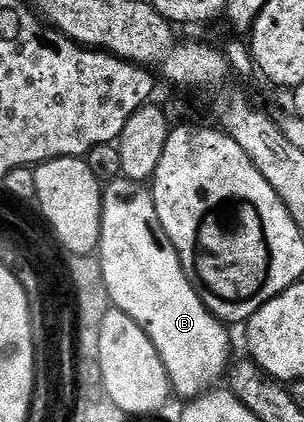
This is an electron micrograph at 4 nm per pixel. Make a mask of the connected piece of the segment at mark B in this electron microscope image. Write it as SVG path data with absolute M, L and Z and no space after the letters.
M124 179L116 181L104 186L101 211L99 264L101 279L105 283L110 302L128 317L135 319L139 327L143 327L155 351L159 351L163 359L163 367L167 371L169 384L176 396L177 393L181 397L189 397L185 399L200 399L206 396L212 390L209 388L219 384L225 372L225 376L230 372L228 333L230 330L201 302L201 296L186 275L185 268L181 266L181 260L171 239L167 239L159 223L152 192L144 184L135 181Z

